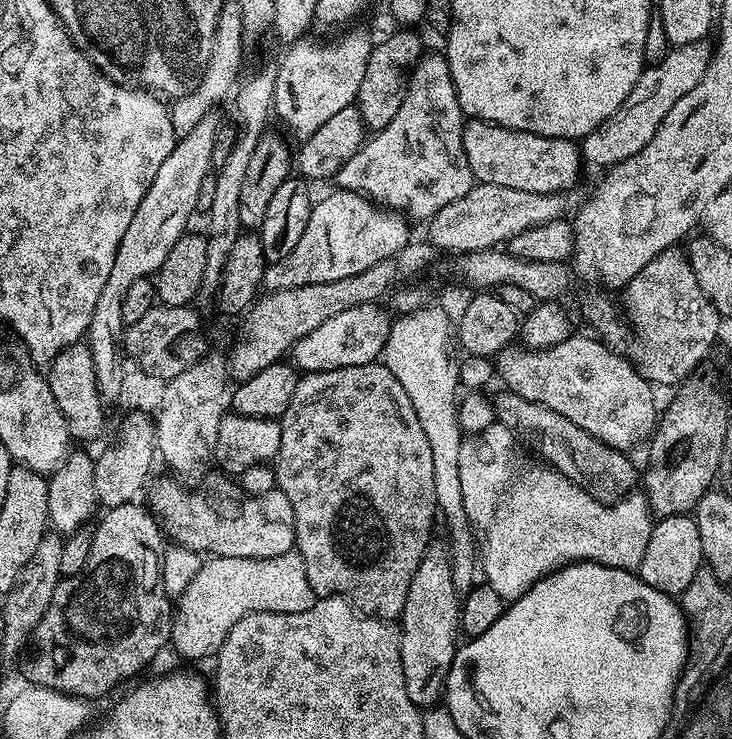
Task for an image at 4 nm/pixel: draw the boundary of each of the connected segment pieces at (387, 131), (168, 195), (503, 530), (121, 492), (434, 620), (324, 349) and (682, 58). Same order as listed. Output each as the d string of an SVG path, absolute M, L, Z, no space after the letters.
M424 58L424 68L415 68L406 85L406 95L400 102L398 114L380 132L371 137L372 141L361 143L360 149L351 156L334 180L341 189L359 190L367 194L375 203L411 218L413 221L427 221L444 206L462 198L474 185L470 162L462 142L466 117L460 104L452 104L456 88L452 76L440 76L440 68L448 65L444 58Z
M206 118L179 139L170 158L166 158L166 162L158 166L158 174L150 190L146 190L146 198L142 198L138 210L134 212L134 218L130 220L129 229L122 236L118 254L114 256L114 267L110 270L110 278L106 278L102 294L98 294L98 306L94 306L94 314L86 333L87 345L93 354L97 390L105 401L118 400L119 391L122 390L123 370L126 367L124 356L120 353L120 343L123 342L126 331L122 318L122 302L126 302L126 294L130 294L130 286L134 286L134 282L155 277L162 262L166 262L170 253L175 252L176 244L185 235L184 227L200 200L204 179L207 178L208 171L212 172L214 168L212 151L217 131L218 124L212 118Z
M495 422L486 426L484 430L476 435L465 435L460 441L460 449L458 450L458 478L462 482L462 506L466 506L466 518L470 518L473 532L482 541L478 548L478 568L486 583L494 590L498 590L498 594L504 601L511 602L522 594L526 594L526 590L533 588L543 576L550 576L557 568L565 568L568 564L587 562L610 566L611 568L639 569L642 554L646 554L646 542L650 542L650 534L654 523L654 517L648 507L647 495L643 491L633 490L627 496L615 502L600 500L577 481L564 476L547 463L539 462L540 464L535 464L534 461L527 460L516 449L512 436L514 437L513 429L502 423Z
M135 412L125 415L120 428L120 437L116 444L112 444L101 456L95 457L94 490L96 499L105 509L117 508L123 504L133 503L136 496L149 483L148 471L152 468L152 459L158 456L156 446L156 425L153 417L144 412Z
M437 542L429 543L427 550L424 552L424 557L418 562L418 570L414 570L414 578L410 578L410 590L406 590L406 606L398 617L400 649L402 650L402 678L406 678L406 694L410 694L410 702L414 702L417 708L421 710L430 709L441 703L444 694L444 683L448 677L450 666L456 657L456 649L458 647L458 639L456 640L456 635L459 637L462 632L460 626L460 606L462 603L462 596L461 593L457 592L456 587L454 586L454 578L452 577L452 557L449 549L445 547L445 545L443 548L442 545L436 543Z
M379 303L350 306L342 314L334 314L327 322L322 322L318 330L310 330L306 338L294 345L290 360L301 373L338 370L346 366L362 366L381 359L388 335L392 329L390 316L380 309Z
M708 42L682 44L673 47L665 58L663 65L666 69L668 68L668 71L660 72L664 70L656 66L645 67L634 90L630 90L630 94L624 100L624 105L620 107L615 117L583 137L583 163L593 164L594 167L600 168L599 170L607 170L622 163L626 158L638 154L638 150L642 150L642 146L646 146L646 142L654 138L658 126L666 118L666 114L670 114L674 102L690 94L690 90L694 90L694 86L702 82L706 74L706 66L712 61L713 51L713 45Z

